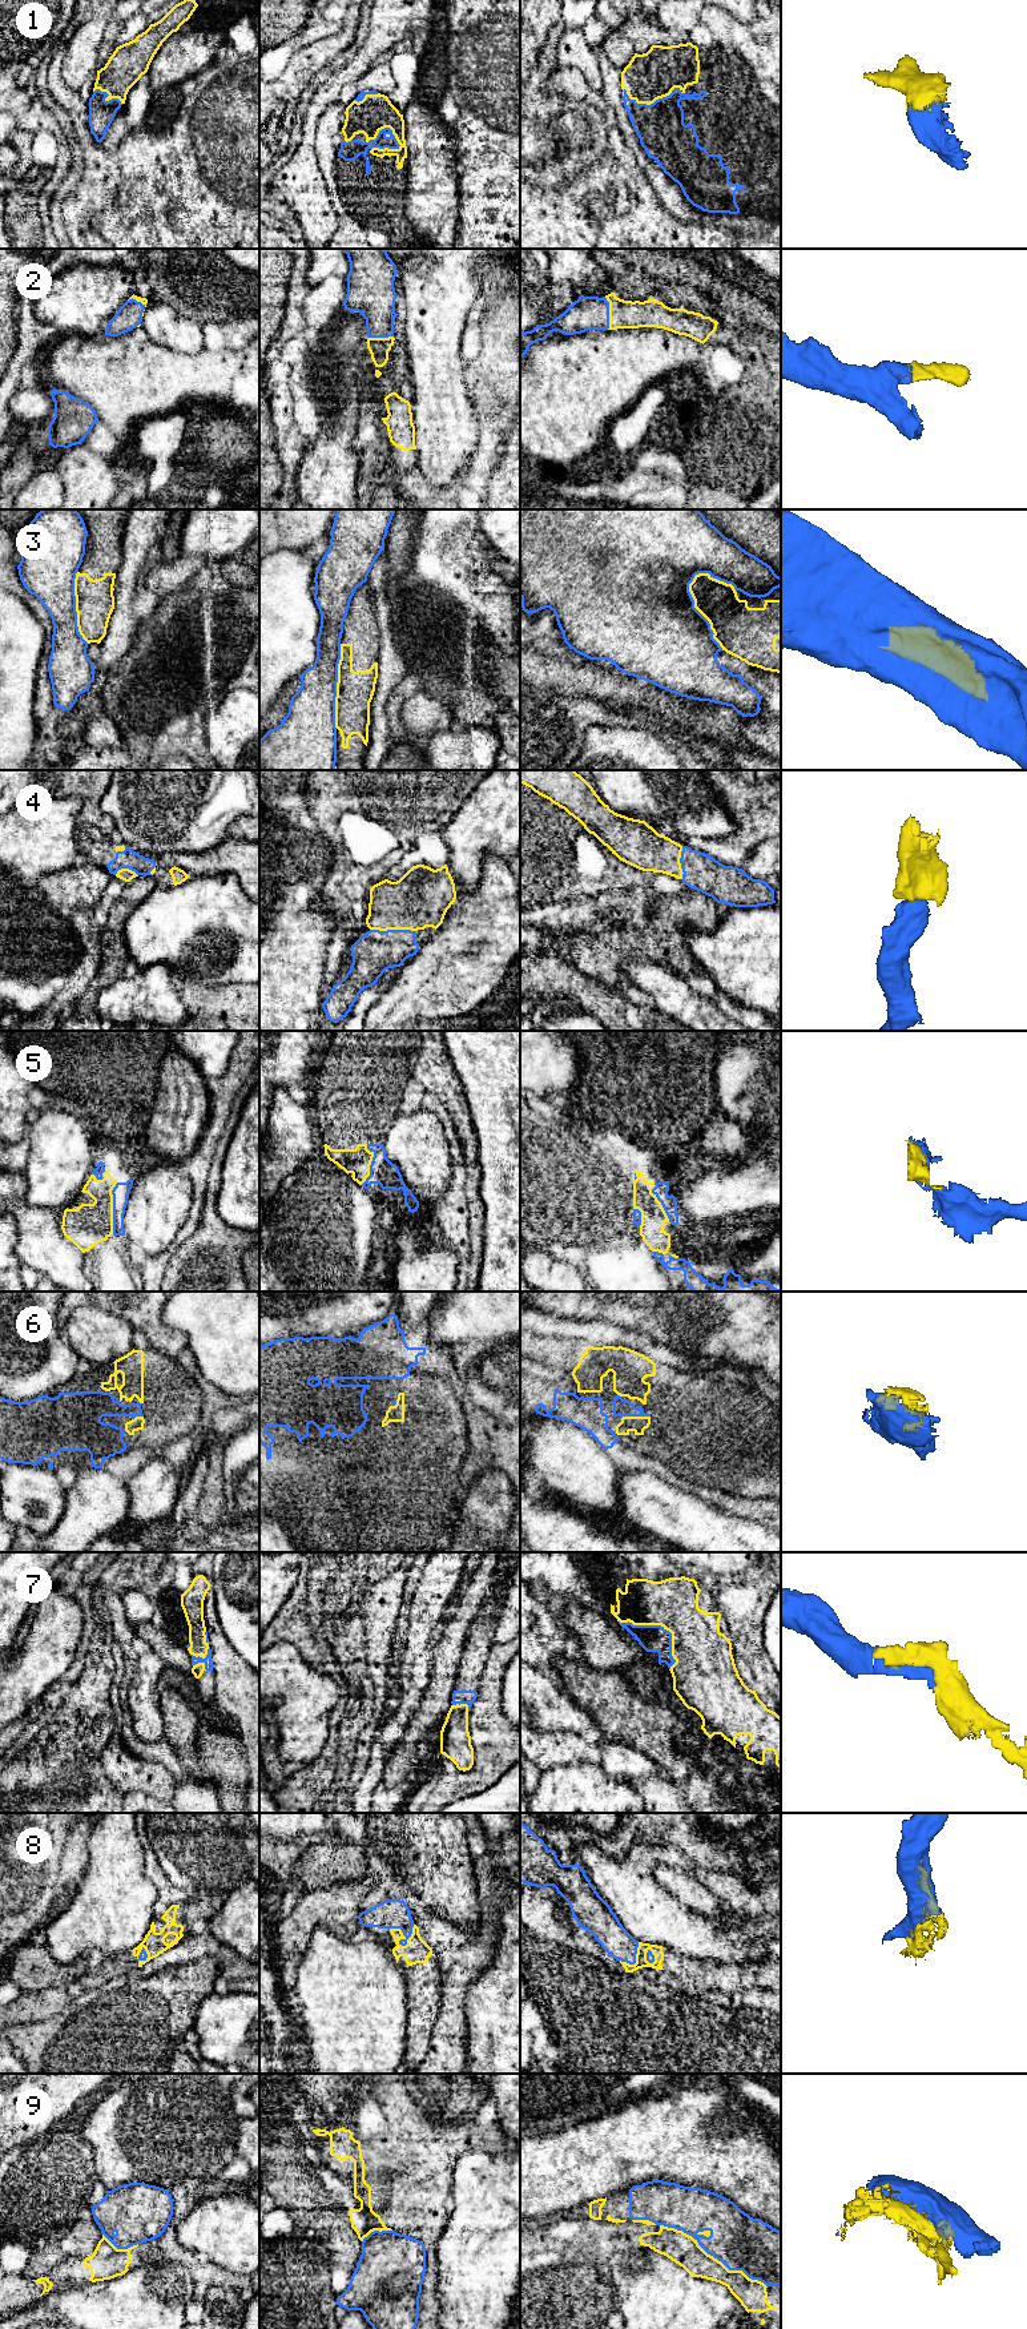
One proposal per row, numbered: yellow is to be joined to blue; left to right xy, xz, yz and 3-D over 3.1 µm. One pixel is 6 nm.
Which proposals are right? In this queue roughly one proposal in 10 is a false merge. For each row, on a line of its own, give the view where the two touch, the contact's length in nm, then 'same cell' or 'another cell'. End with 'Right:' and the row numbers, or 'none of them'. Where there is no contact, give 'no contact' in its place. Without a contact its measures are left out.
1: meets blue in xz; contact 220 nm long; same cell
2: meets blue in yz; contact 200 nm long; same cell
3: meets blue in yz; contact 500 nm long; another cell
4: meets blue in xz; contact 280 nm long; same cell
5: meets blue in xy; contact 320 nm long; same cell
6: meets blue in yz; contact 180 nm long; same cell
7: meets blue in yz; contact 440 nm long; same cell
8: meets blue in xz; contact 160 nm long; same cell
9: meets blue in yz; contact 750 nm long; same cell
Right: 1, 2, 4, 5, 6, 7, 8, 9

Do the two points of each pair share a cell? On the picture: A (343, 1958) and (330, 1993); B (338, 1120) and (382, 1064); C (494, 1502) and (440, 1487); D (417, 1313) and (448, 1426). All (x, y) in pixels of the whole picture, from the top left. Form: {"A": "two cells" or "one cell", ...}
{"A": "one cell", "B": "one cell", "C": "two cells", "D": "two cells"}

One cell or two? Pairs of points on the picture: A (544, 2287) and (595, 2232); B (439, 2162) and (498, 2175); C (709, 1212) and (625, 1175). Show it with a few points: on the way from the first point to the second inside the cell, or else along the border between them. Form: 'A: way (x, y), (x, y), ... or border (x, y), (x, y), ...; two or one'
A: way (558, 2273), (587, 2245); one
B: border (478, 2147), (459, 2158), (451, 2196); two
C: border (672, 1195), (676, 1197); two

